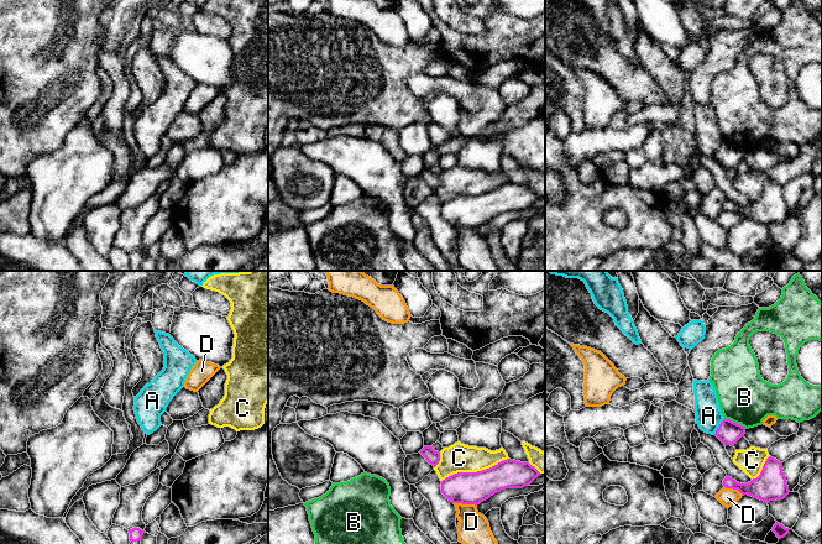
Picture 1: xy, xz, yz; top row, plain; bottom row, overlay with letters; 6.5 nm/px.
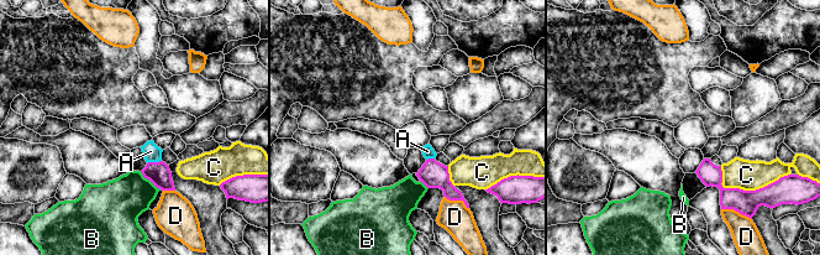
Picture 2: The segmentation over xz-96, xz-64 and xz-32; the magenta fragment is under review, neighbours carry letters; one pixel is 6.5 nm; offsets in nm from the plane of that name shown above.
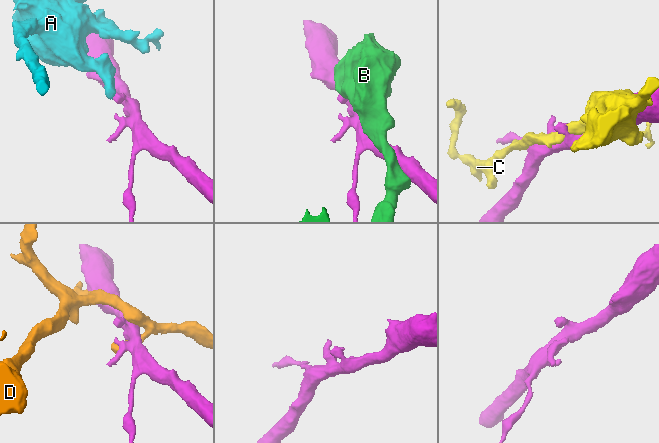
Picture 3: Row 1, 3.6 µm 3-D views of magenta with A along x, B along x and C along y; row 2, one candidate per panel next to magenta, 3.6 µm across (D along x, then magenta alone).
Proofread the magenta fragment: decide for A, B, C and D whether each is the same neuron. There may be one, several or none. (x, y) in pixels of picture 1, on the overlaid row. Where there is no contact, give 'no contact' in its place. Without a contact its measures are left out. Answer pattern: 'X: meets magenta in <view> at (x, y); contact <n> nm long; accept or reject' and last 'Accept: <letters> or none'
A: meets magenta in yz at (718, 427); contact 130 nm long; reject
B: meets magenta in yz at (736, 423); contact 160 nm long; reject
C: meets magenta in xz at (475, 472); contact 460 nm long; reject
D: meets magenta in xz at (465, 503); contact 150 nm long; reject
Accept: none

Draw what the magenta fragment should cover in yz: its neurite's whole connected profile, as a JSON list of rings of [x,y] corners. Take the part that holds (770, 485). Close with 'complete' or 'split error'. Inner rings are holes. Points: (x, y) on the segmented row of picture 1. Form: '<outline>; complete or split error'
[[[769,456],[760,475],[748,483],[739,483],[729,476],[723,480],[726,488],[738,490],[743,496],[748,495],[769,503],[784,499],[789,495],[786,476],[782,472],[782,462]]]; complete

